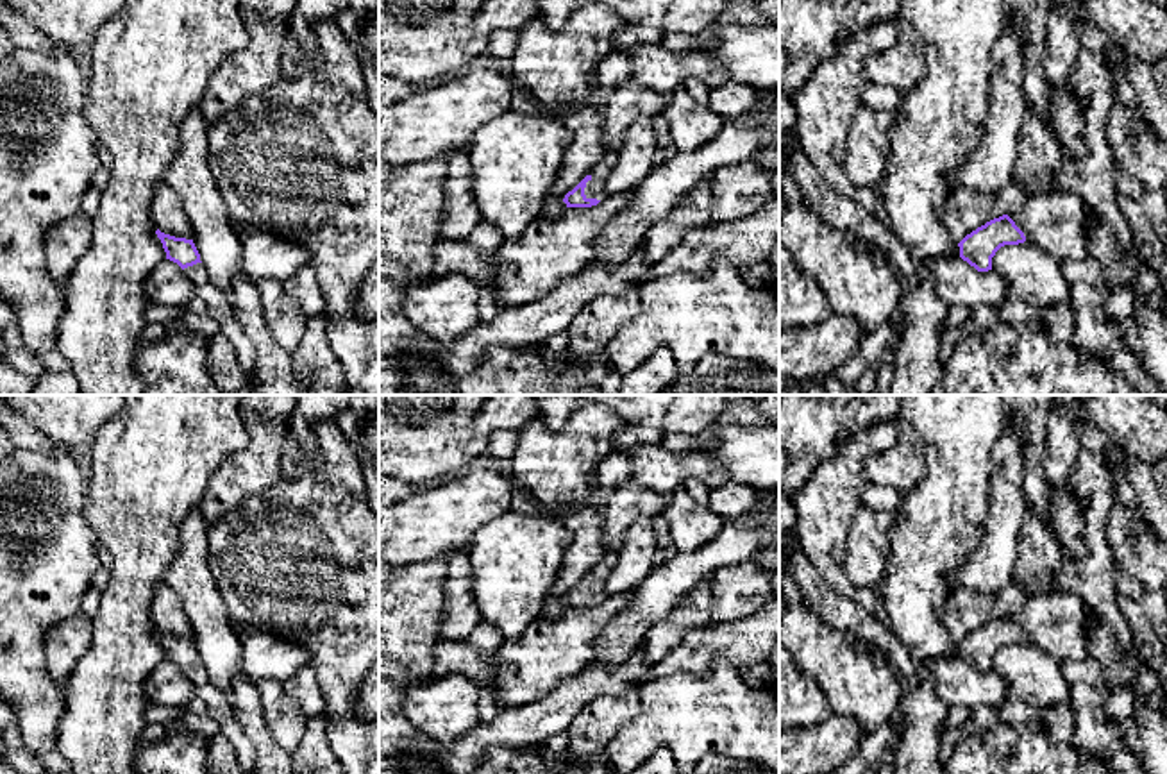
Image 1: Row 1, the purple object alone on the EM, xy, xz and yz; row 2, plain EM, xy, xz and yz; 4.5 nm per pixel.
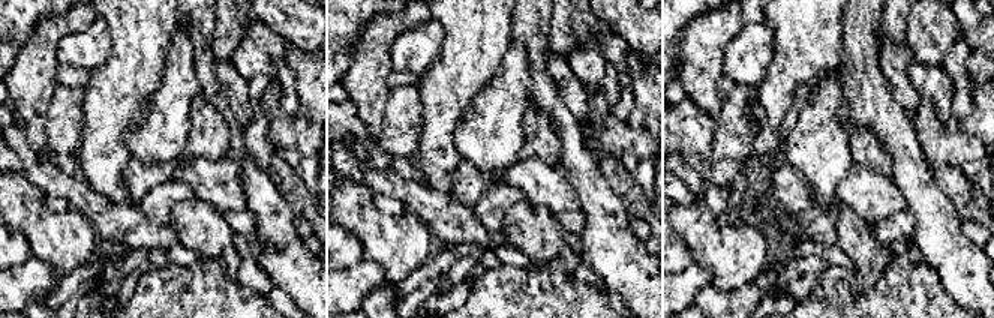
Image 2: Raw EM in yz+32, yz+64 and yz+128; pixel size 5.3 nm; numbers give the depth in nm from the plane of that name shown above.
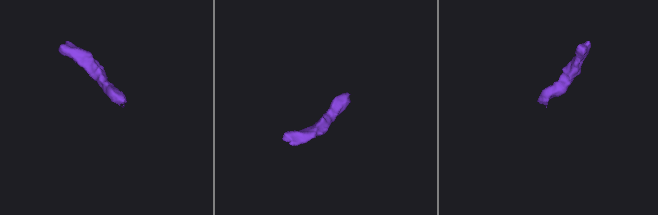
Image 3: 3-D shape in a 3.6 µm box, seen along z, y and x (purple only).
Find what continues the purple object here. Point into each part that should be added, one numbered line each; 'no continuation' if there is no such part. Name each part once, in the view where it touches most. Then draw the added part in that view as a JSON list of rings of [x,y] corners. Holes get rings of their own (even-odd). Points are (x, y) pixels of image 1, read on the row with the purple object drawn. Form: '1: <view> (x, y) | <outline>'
1: xz (594, 188) | [[[617,152],[606,154],[590,172],[592,179],[586,182],[584,195],[586,198],[597,198],[602,200],[606,197],[604,193],[604,182],[617,164]]]

